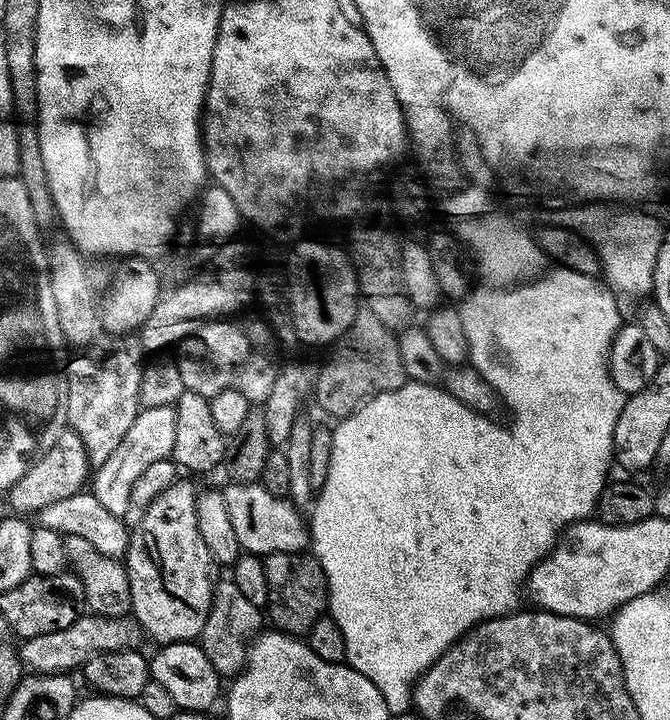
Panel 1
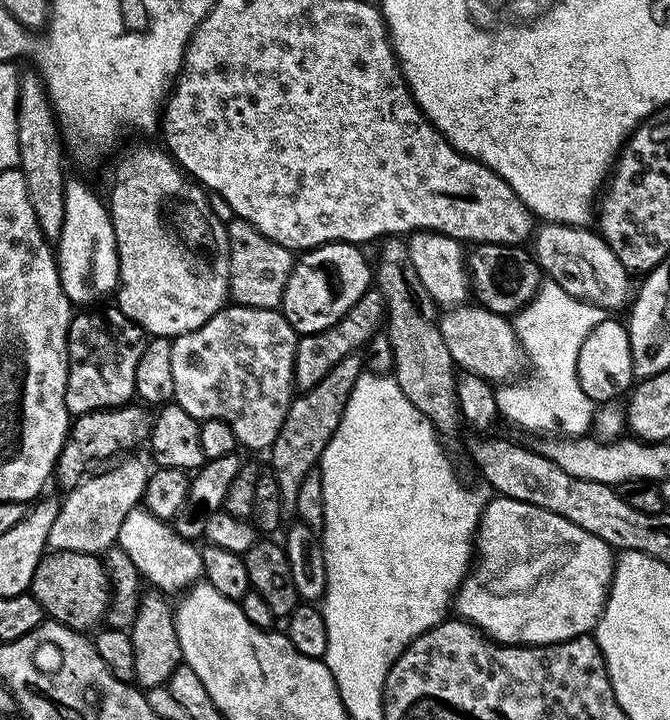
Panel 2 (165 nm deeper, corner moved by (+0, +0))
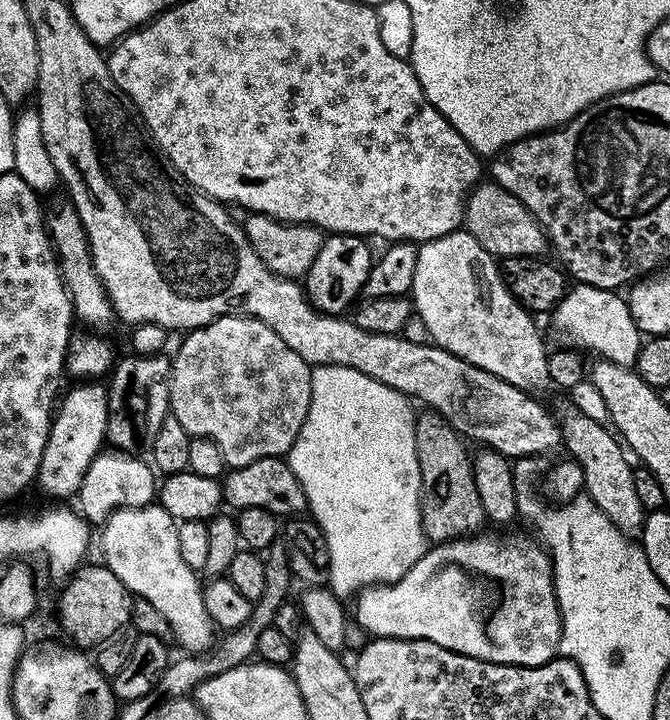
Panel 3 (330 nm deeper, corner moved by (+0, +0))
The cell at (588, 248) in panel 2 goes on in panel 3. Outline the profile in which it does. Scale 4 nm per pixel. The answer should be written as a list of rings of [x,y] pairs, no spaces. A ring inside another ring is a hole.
[[[495,181],[479,183],[468,195],[465,204],[465,229],[492,256],[500,260],[510,257],[541,257],[548,248],[544,229],[522,202]]]

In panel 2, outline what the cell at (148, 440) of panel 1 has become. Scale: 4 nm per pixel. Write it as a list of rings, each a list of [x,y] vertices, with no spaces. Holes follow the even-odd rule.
[[[123,460],[116,462],[121,464],[113,463],[109,472],[89,475],[65,495],[68,497],[63,497],[58,518],[50,526],[48,548],[51,551],[104,554],[117,543],[126,514],[143,501],[150,471],[149,465],[140,460]]]

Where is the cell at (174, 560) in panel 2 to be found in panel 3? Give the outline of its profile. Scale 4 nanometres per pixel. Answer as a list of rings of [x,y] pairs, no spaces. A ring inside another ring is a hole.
[[[104,450],[91,462],[77,492],[76,502],[79,502],[79,511],[87,521],[99,523],[119,508],[147,507],[155,501],[157,492],[158,478],[155,469],[146,460],[144,462],[138,456],[119,450]]]

